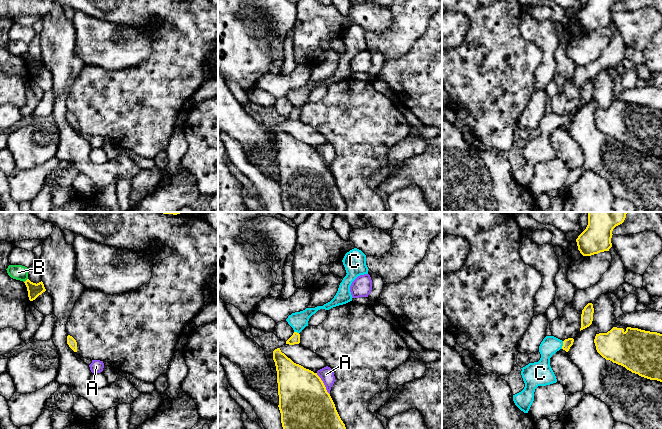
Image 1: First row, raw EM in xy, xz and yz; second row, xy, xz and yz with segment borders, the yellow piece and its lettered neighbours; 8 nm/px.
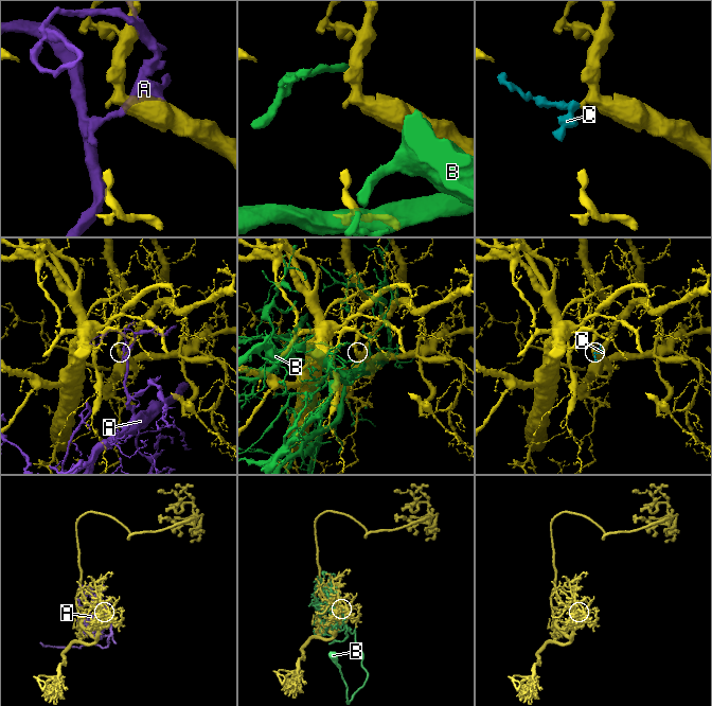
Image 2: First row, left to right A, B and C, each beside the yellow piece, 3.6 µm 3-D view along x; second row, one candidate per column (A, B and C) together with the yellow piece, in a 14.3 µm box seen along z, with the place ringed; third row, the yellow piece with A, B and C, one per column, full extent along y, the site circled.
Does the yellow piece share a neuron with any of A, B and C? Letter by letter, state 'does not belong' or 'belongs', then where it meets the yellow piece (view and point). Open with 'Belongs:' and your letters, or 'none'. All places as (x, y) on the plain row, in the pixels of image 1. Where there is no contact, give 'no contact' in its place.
Belongs: C
A: does not belong; meets yellow in xz at (323, 160)
B: does not belong; meets yellow in xy at (26, 56)
C: belongs; meets yellow in yz at (563, 121)

